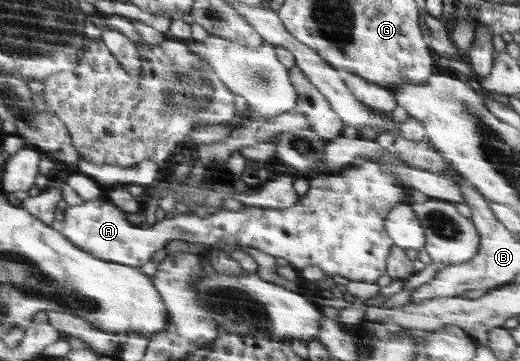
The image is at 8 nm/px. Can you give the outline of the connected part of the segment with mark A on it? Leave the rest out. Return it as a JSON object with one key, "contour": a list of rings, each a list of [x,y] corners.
{"contour":[[[359,160],[352,164],[352,169],[330,173],[330,177],[316,175],[310,179],[310,187],[304,196],[300,196],[291,206],[280,209],[259,207],[231,206],[209,217],[202,218],[195,213],[170,214],[161,221],[149,227],[134,225],[126,219],[126,215],[114,207],[113,203],[104,201],[87,201],[82,205],[69,205],[64,211],[64,221],[57,224],[60,231],[69,237],[76,245],[104,261],[113,261],[122,265],[138,268],[151,260],[152,254],[162,249],[172,240],[206,243],[214,245],[224,252],[242,250],[243,247],[253,247],[275,258],[286,259],[289,265],[301,271],[308,265],[320,267],[327,277],[341,275],[352,281],[376,283],[378,277],[387,273],[387,257],[395,246],[386,230],[387,215],[396,205],[408,202],[410,189],[392,177],[389,165],[383,166],[376,161]]]}

